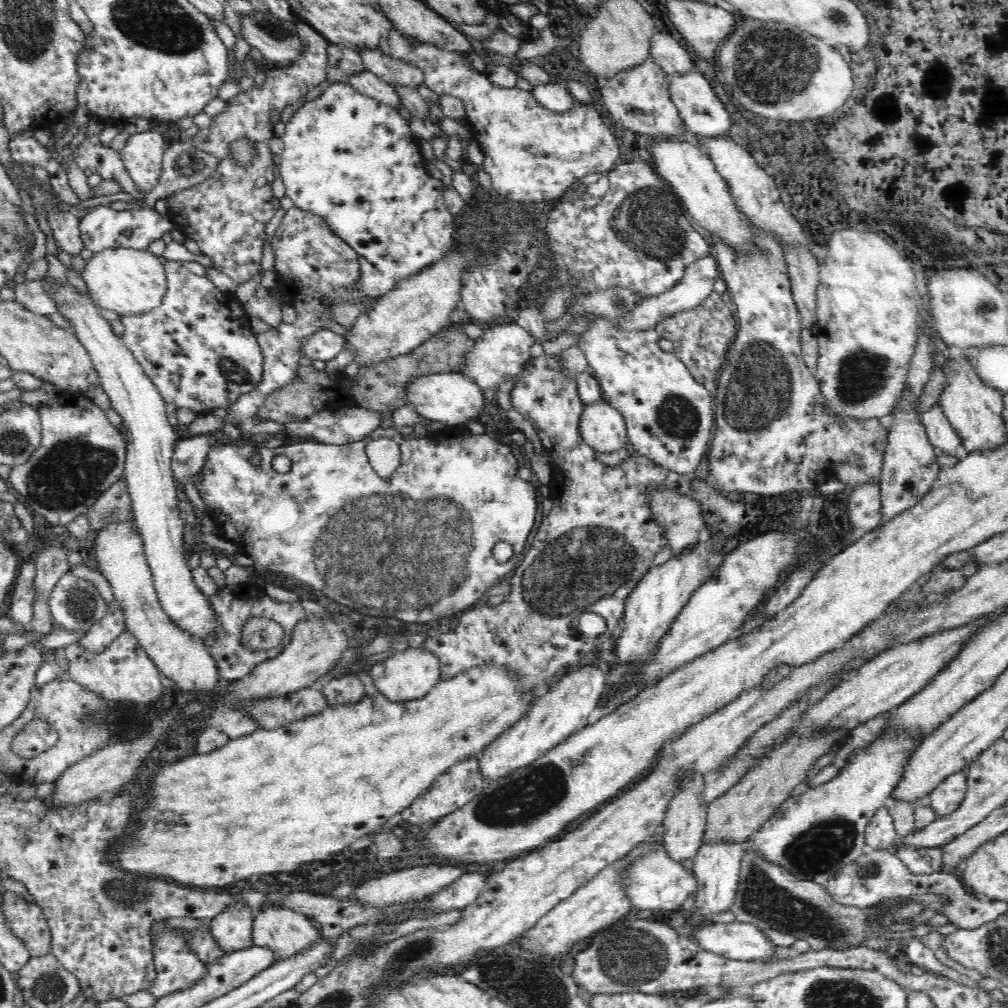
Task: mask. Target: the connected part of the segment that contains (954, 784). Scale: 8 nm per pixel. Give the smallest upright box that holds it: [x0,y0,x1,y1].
[927,769,968,816]

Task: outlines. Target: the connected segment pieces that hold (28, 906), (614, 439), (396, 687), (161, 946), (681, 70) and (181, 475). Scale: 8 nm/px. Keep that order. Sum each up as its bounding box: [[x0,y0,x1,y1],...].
[[3,891,51,957],[580,397,629,452],[370,646,442,700],[149,929,208,999],[650,31,698,77],[171,434,214,491]]

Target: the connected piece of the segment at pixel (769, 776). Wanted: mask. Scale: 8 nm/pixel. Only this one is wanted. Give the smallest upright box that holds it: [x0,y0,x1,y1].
[700,730,844,846]

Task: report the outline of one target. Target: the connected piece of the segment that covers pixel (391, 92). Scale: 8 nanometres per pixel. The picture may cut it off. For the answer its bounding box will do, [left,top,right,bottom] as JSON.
[348,72,403,112]

